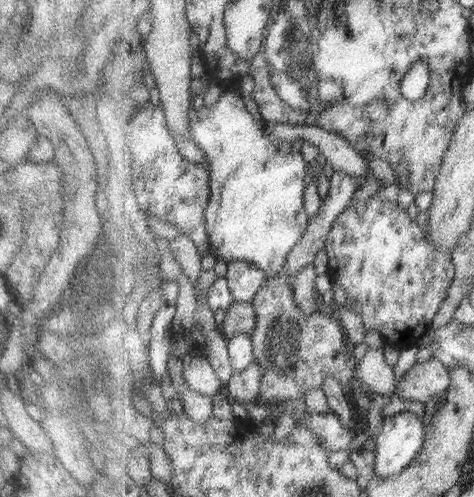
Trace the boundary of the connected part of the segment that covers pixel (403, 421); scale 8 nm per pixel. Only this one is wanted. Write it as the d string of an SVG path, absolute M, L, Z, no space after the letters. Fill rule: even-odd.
M407 411L383 418L382 426L374 452L373 477L391 478L401 474L419 456L427 426L423 428L422 418Z

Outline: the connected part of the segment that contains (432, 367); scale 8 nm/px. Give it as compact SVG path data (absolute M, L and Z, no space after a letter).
M437 358L412 366L397 385L401 396L405 401L419 401L422 404L433 400L433 396L442 398L451 386L450 369Z

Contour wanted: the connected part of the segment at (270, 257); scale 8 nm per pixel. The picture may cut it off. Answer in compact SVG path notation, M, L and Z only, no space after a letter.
M223 90L211 106L201 110L192 109L190 112L192 139L205 151L210 162L211 194L206 208L209 252L227 264L237 260L252 262L273 277L283 270L289 253L308 230L310 218L304 205L304 192L309 162L300 150L279 153L277 144L266 137L266 122L262 120L261 123L262 127L255 116L249 113L243 97L231 90Z

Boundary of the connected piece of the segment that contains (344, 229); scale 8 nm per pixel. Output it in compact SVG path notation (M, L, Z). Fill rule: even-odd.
M373 195L369 200L355 201L345 211L343 211L337 220L333 223L329 238L326 240L327 256L329 257L329 268L327 274L331 278L332 283L340 284L347 291L350 301L347 307L352 307L361 315L365 331L378 330L383 336L387 336L389 342L397 344L397 348L405 350L411 348L419 338L423 338L423 334L429 330L431 322L436 318L440 311L441 305L448 297L449 289L456 278L456 264L453 264L452 255L445 253L443 250L435 248L426 237L424 226L419 226L409 214L406 208L401 208L398 202L381 201L377 195Z

